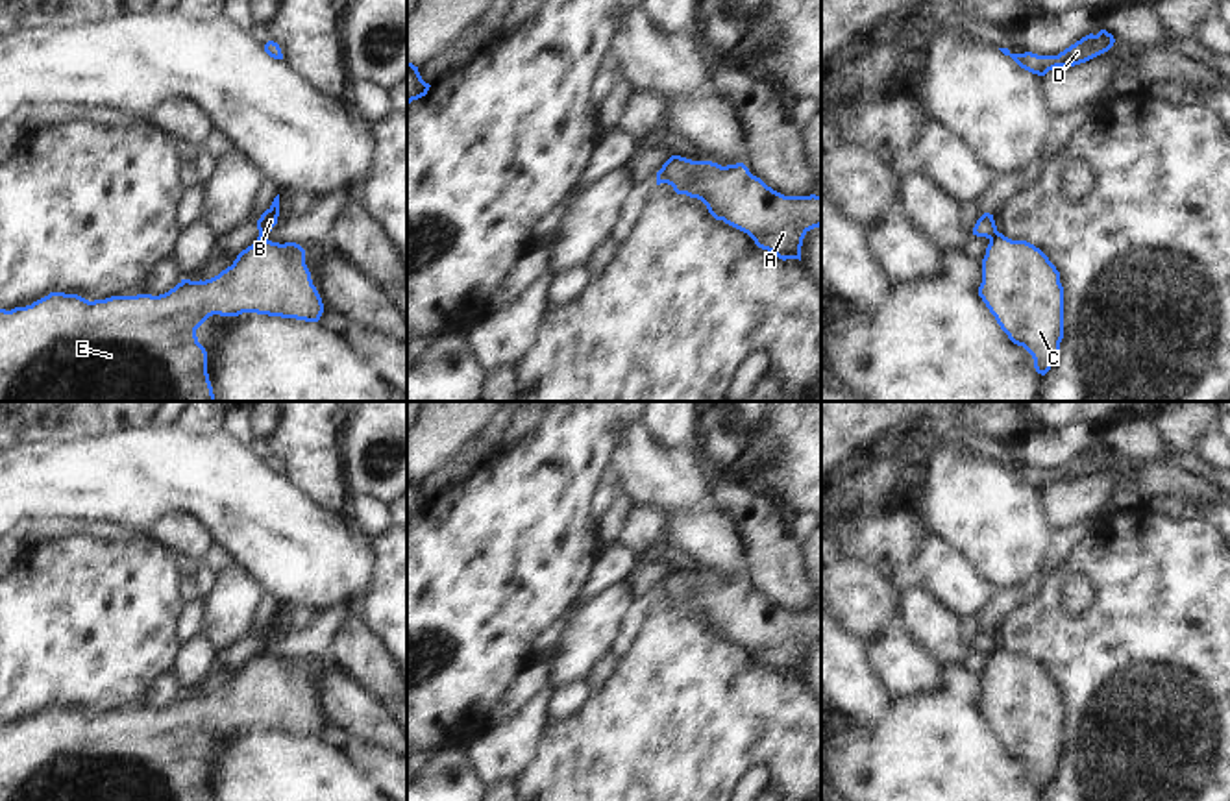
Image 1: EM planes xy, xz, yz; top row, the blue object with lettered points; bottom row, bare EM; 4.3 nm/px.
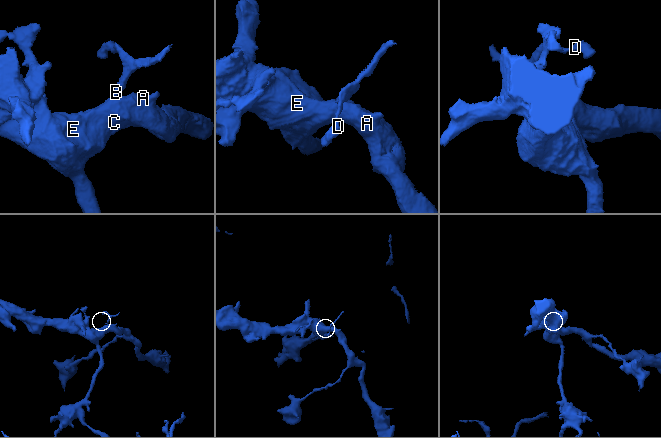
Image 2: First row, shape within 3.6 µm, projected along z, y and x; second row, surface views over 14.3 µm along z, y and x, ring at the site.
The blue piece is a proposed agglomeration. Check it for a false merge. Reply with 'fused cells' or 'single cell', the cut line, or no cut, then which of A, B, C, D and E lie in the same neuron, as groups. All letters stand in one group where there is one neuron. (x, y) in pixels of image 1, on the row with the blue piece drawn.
fused cells; cut yz (997, 232), (990, 241); groups A C E / B D

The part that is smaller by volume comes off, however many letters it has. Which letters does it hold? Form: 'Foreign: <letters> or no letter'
Foreign: B, D

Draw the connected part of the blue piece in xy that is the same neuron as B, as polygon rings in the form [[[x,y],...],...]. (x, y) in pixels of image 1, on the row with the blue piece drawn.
[[[279,194],[274,198],[272,205],[257,220],[257,229],[259,229],[257,240],[264,239],[272,231],[272,228],[277,224],[277,216],[279,216]]]

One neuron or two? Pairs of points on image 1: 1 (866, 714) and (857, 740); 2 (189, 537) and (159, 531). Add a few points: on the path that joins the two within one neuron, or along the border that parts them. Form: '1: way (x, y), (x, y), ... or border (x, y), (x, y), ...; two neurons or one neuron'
1: border (894, 702), (875, 729), (853, 726); two neurons
2: way (182, 533), (167, 533); one neuron

